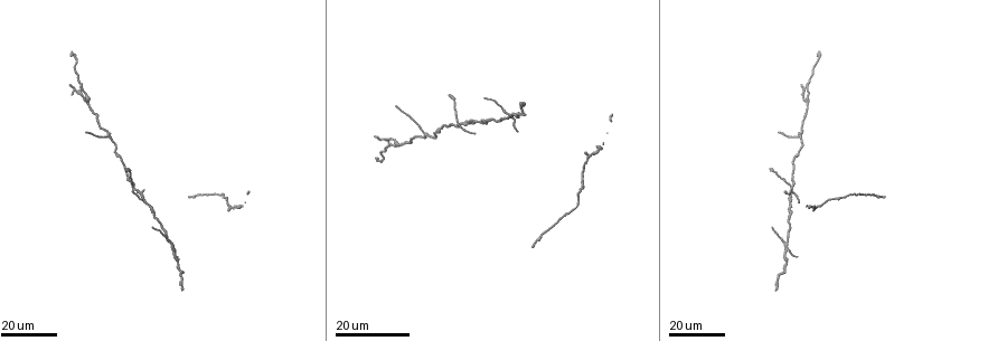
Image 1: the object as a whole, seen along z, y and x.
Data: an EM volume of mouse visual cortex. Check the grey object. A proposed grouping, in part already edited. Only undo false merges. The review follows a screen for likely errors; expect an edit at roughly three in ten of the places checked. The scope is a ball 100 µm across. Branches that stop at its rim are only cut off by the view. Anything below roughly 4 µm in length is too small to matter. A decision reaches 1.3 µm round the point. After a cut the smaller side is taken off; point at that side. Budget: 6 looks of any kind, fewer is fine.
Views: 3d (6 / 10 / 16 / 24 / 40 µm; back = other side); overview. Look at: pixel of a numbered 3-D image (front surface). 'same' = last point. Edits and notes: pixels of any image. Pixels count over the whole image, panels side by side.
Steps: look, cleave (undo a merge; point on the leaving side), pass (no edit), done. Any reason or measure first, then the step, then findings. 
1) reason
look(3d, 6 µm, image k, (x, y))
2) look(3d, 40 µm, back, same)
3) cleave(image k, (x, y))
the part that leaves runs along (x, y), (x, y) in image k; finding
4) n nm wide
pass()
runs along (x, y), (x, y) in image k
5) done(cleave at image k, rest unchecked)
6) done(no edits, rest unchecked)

look(3d, 24 µm, image 1, (788, 231))

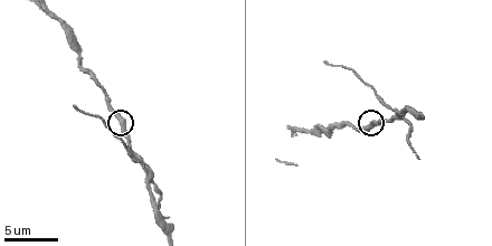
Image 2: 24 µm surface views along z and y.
look(3d, 10 µm, image 2, (125, 122))

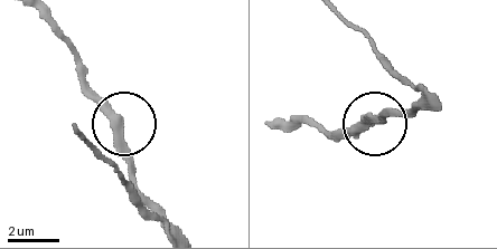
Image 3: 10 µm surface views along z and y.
320 nm wide
pass()
one cell here

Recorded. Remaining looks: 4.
three arms meet
look(3d, 16 µm, image 2, (150, 170))

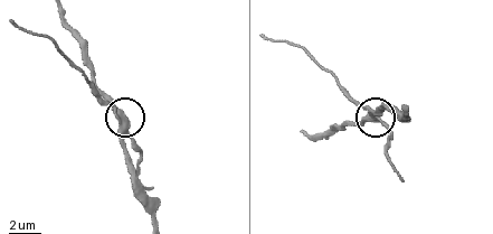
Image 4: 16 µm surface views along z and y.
340 nm wide
cleave(image 4, (381, 123))
the part that leaves runs along (124, 127), (116, 112), (48, 39), (20, 29) in image 4; two cells meet here

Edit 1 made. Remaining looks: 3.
looks like a crossing
look(3d, 24 µm, image 1, (135, 187))

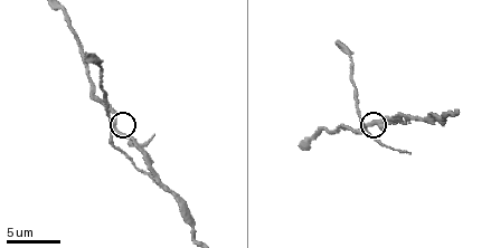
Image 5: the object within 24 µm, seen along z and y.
look(3d, 10 µm, image 5, (113, 125))

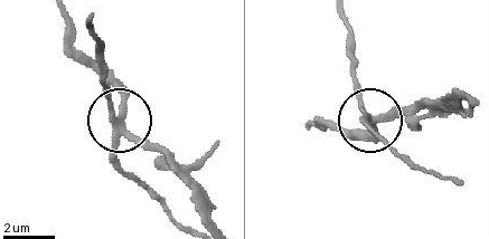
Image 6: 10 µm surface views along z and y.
closer look
look(3d, 6 µm, image 6, (117, 117))

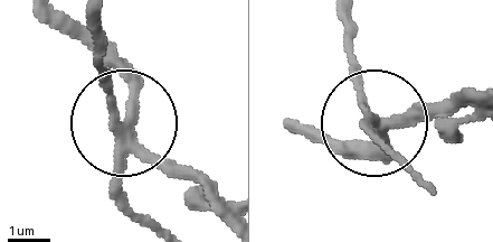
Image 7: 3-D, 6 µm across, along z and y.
240 nm wide
cleave(image 7, (125, 198))
the part that leaves runs along (117, 138), (96, 35) in image 7; two cells meet here

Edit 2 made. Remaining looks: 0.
done(cleave at image 4, cleave at image 7, rest unchecked)

